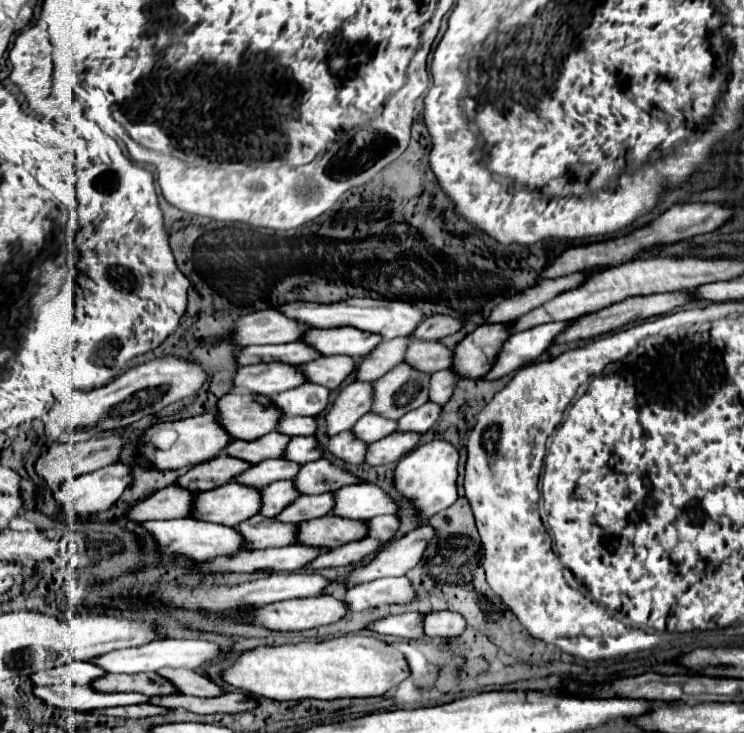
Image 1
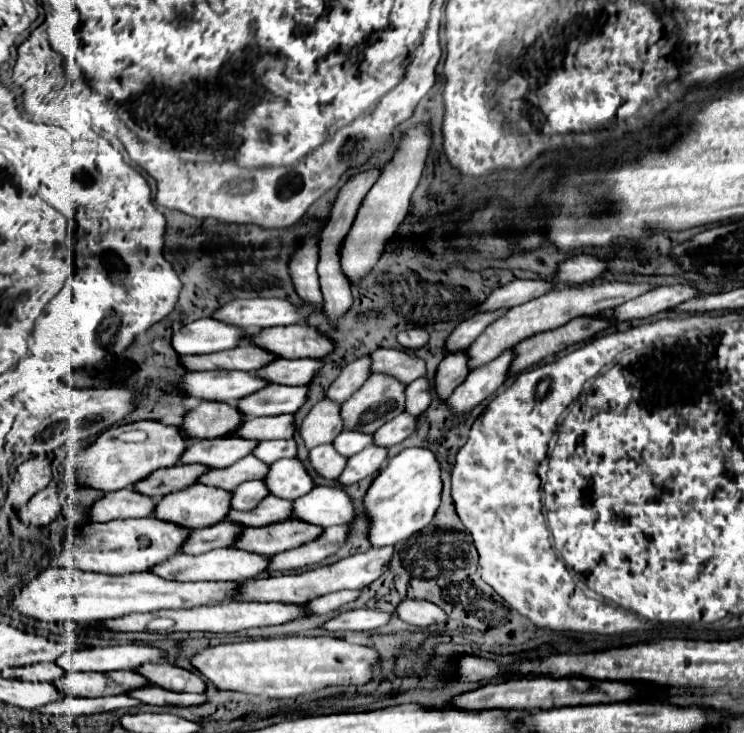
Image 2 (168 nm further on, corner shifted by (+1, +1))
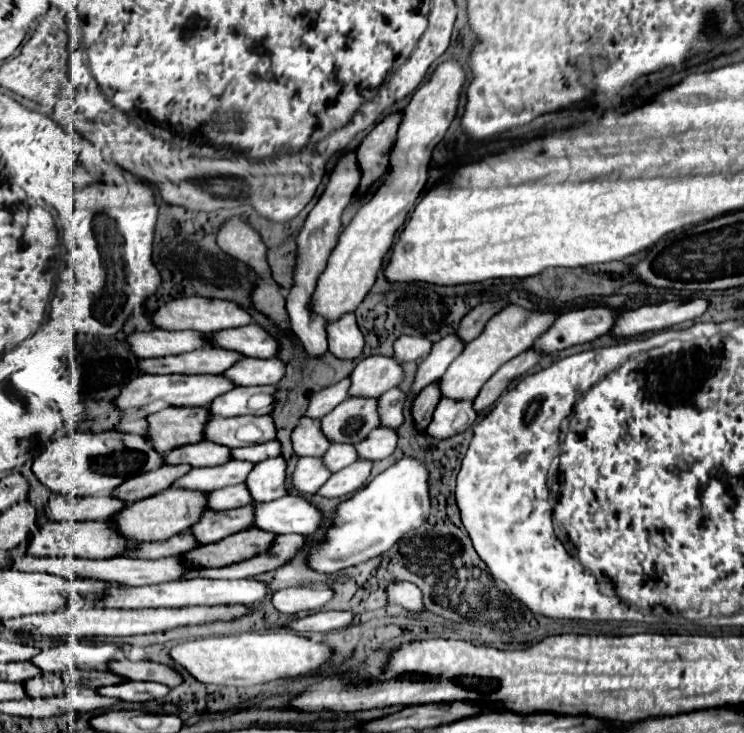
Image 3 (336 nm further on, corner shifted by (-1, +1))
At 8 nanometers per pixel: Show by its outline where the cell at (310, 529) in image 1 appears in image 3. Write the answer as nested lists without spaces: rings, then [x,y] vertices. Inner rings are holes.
[[[247,528],[243,532],[227,536],[225,540],[199,546],[197,550],[193,550],[185,556],[195,566],[221,568],[221,566],[231,566],[235,562],[241,562],[241,560],[267,552],[273,546],[273,540],[275,540],[275,534],[271,534],[271,532],[265,532],[259,528]]]

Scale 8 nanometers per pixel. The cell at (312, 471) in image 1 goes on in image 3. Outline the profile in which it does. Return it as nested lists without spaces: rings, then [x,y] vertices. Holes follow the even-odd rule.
[[[279,456],[279,458],[271,458],[255,464],[245,484],[253,500],[271,502],[289,494],[285,480],[287,480],[287,462],[283,460],[283,456]]]

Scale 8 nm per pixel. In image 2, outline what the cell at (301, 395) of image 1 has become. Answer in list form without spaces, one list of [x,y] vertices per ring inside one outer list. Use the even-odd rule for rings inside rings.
[[[267,384],[261,392],[253,392],[253,396],[245,396],[237,402],[237,410],[245,418],[255,416],[277,416],[277,414],[293,414],[297,412],[307,400],[305,386],[281,386],[281,384]]]

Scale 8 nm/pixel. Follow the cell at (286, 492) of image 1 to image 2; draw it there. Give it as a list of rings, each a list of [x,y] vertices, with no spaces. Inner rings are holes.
[[[253,480],[253,482],[245,482],[239,484],[239,488],[235,488],[231,492],[231,506],[235,510],[251,510],[255,508],[265,496],[267,496],[267,488],[261,480]]]

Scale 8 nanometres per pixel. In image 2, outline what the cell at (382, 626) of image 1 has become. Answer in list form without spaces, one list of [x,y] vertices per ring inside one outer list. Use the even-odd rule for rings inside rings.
[[[347,610],[337,614],[335,618],[327,620],[323,624],[325,630],[337,632],[337,630],[359,630],[359,632],[369,632],[385,626],[389,622],[389,614],[375,612],[375,610]]]

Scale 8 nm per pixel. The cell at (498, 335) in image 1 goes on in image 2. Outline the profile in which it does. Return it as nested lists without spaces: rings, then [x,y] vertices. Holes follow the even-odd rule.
[[[465,352],[447,354],[435,374],[435,392],[439,400],[447,400],[453,394],[453,390],[467,378],[467,374],[469,368],[467,368]]]

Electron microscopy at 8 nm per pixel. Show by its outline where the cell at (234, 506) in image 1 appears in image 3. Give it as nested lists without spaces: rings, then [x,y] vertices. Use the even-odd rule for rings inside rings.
[[[173,486],[167,492],[161,492],[159,496],[151,496],[147,500],[139,500],[135,504],[125,506],[117,514],[117,528],[123,536],[131,536],[131,540],[161,542],[161,540],[169,540],[179,532],[187,532],[193,524],[199,522],[205,510],[207,510],[207,492]]]

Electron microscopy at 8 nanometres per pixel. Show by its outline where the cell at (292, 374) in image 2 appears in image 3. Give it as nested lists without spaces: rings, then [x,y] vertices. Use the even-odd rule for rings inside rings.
[[[245,358],[243,362],[235,364],[225,372],[227,378],[235,380],[239,386],[255,386],[255,384],[277,384],[285,378],[287,364],[279,358],[259,360],[259,358]]]

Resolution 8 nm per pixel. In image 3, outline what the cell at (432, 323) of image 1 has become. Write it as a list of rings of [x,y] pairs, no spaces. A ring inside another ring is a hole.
[[[399,336],[395,340],[395,360],[397,362],[411,362],[411,360],[419,360],[425,358],[431,352],[431,342],[427,338],[419,338],[419,336]]]

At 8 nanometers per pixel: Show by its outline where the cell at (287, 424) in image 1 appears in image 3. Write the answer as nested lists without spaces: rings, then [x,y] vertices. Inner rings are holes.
[[[213,416],[211,424],[207,424],[207,440],[223,444],[227,448],[269,442],[275,438],[277,430],[271,416]]]

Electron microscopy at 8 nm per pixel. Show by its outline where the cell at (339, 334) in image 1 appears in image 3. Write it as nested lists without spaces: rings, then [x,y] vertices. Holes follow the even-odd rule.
[[[259,324],[231,328],[209,336],[211,340],[215,340],[215,344],[211,346],[243,352],[243,356],[249,356],[249,358],[273,358],[279,352],[279,340]]]

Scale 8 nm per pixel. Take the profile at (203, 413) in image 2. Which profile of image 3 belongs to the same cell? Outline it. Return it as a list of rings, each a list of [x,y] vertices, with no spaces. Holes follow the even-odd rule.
[[[171,406],[151,414],[147,436],[153,438],[155,448],[167,454],[183,444],[195,444],[205,438],[205,426],[211,418],[209,408],[181,408]]]

